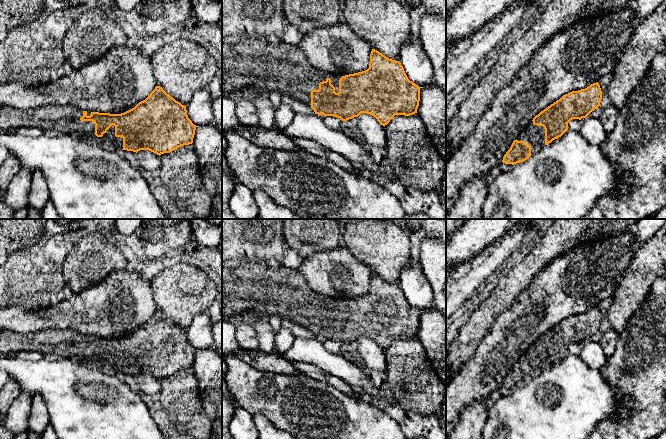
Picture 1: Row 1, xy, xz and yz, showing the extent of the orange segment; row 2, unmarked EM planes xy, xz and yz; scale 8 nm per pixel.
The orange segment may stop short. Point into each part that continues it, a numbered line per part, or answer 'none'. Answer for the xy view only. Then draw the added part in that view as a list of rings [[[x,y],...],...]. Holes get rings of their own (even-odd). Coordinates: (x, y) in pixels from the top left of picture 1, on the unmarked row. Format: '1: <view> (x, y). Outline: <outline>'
1: xy (64, 343). Outline: [[[0,329],[0,356],[19,351],[37,351],[43,355],[69,358],[111,375],[122,375],[123,362],[115,360],[114,349],[102,361],[97,361],[94,346],[81,345],[82,340],[83,334],[71,329],[43,329],[28,334]]]

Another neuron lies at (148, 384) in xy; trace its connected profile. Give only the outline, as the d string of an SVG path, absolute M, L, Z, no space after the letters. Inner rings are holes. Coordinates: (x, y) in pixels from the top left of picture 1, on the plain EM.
M140 374L137 377L137 383L139 390L144 393L151 395L153 397L158 397L160 393L160 380L149 375L149 374Z

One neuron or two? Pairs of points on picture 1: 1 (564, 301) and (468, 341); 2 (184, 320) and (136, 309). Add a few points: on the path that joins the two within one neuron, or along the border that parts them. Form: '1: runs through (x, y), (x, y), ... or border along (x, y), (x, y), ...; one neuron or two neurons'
1: border along (499, 315), (472, 354); two neurons
2: border along (150, 286), (157, 309); two neurons

